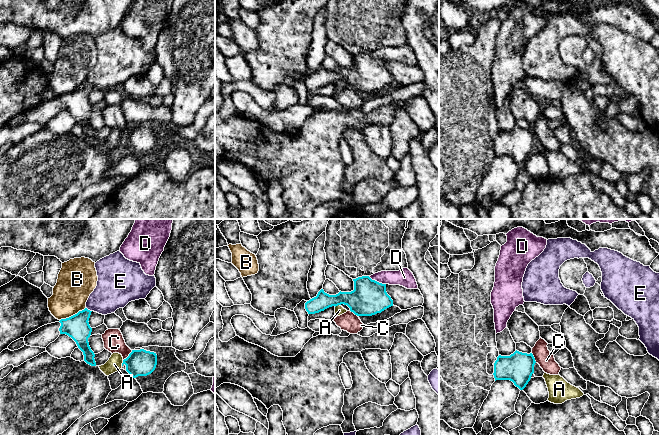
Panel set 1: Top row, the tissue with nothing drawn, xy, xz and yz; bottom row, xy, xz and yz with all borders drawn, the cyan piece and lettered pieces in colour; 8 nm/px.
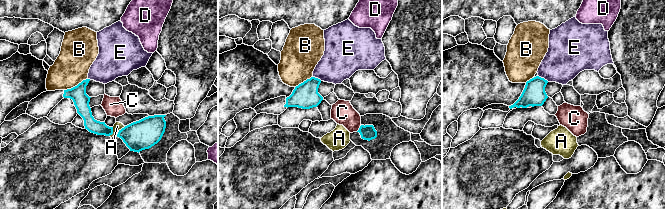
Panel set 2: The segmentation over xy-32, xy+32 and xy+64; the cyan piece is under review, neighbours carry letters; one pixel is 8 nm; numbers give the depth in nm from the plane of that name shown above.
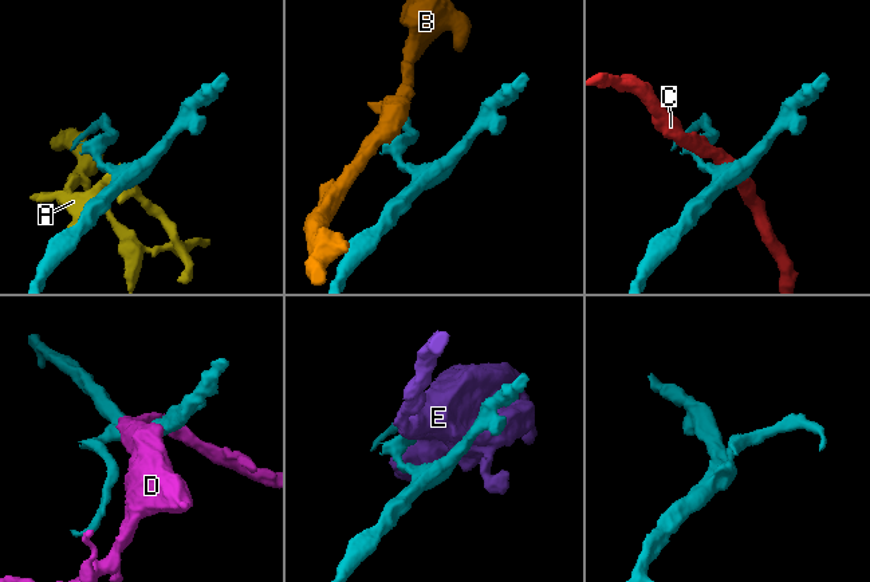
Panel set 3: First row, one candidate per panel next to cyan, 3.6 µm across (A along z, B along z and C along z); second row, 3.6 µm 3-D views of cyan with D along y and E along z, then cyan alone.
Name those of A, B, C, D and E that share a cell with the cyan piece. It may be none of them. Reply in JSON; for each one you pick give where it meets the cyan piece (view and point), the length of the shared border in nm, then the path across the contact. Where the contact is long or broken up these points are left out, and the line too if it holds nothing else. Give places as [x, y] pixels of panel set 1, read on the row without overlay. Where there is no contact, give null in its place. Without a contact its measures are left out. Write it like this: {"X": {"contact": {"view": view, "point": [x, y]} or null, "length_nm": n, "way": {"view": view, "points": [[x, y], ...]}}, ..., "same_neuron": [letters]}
{"same_neuron": []}

